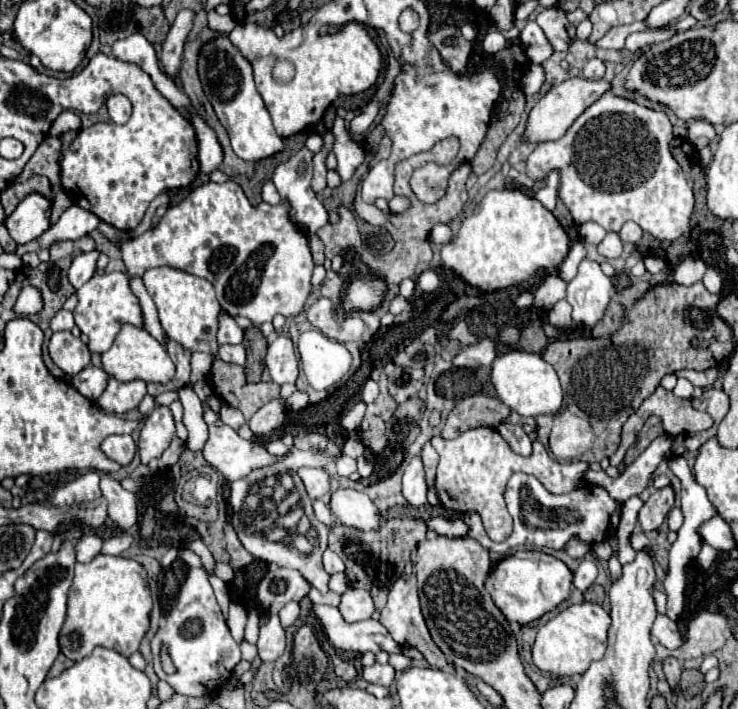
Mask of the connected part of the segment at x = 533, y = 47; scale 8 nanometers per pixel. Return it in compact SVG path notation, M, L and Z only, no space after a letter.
M528 21L526 27L520 31L520 41L526 47L526 55L534 65L544 63L552 53L552 43L544 37L544 31L536 25L536 21Z

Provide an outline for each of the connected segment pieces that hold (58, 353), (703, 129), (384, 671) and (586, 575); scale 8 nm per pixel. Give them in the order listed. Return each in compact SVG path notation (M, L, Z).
M58 331L50 339L50 357L56 367L60 367L66 375L76 375L80 369L90 365L90 351L78 337L70 331Z
M694 121L694 123L690 123L688 125L688 139L698 139L700 135L714 135L716 137L716 131L706 121Z
M374 663L370 667L362 667L362 679L368 683L390 687L390 683L394 681L394 667L392 665L380 665L380 663Z
M582 559L580 565L578 565L578 571L574 573L574 587L580 589L580 591L586 591L594 583L596 575L598 575L596 565L588 559Z

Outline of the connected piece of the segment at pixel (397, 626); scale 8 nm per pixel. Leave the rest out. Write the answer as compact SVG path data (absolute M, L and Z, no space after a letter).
M402 575L396 583L394 583L394 587L392 587L392 591L390 591L390 595L388 595L388 603L386 603L386 607L382 609L382 613L380 613L380 623L388 629L388 633L392 635L392 639L398 643L398 645L402 645L402 647L416 647L422 655L424 655L424 659L432 665L432 667L438 667L438 669L446 669L446 665L448 665L448 661L446 661L446 657L442 655L442 651L438 649L438 645L432 641L432 637L430 637L430 633L428 633L428 627L426 627L426 623L424 623L424 617L422 617L422 611L420 611L420 601L418 601L418 587L416 587L416 577L414 575Z

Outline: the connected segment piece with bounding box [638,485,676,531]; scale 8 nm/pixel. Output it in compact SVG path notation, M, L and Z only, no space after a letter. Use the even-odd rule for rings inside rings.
M672 485L654 491L650 495L650 499L644 503L644 507L640 509L640 513L638 513L638 519L642 523L642 529L644 531L652 531L652 529L660 527L662 521L666 519L668 511L674 505L674 499L676 499L676 493L674 493Z

